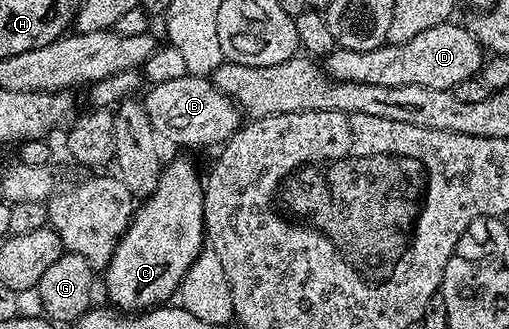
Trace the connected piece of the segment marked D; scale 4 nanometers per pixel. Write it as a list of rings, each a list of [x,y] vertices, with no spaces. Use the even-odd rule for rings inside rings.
[[[449,20],[426,32],[418,32],[414,40],[388,42],[370,52],[354,52],[337,48],[323,59],[322,65],[330,78],[338,82],[386,84],[387,87],[421,86],[455,91],[462,80],[479,75],[486,61],[486,51],[467,25],[455,26]]]

